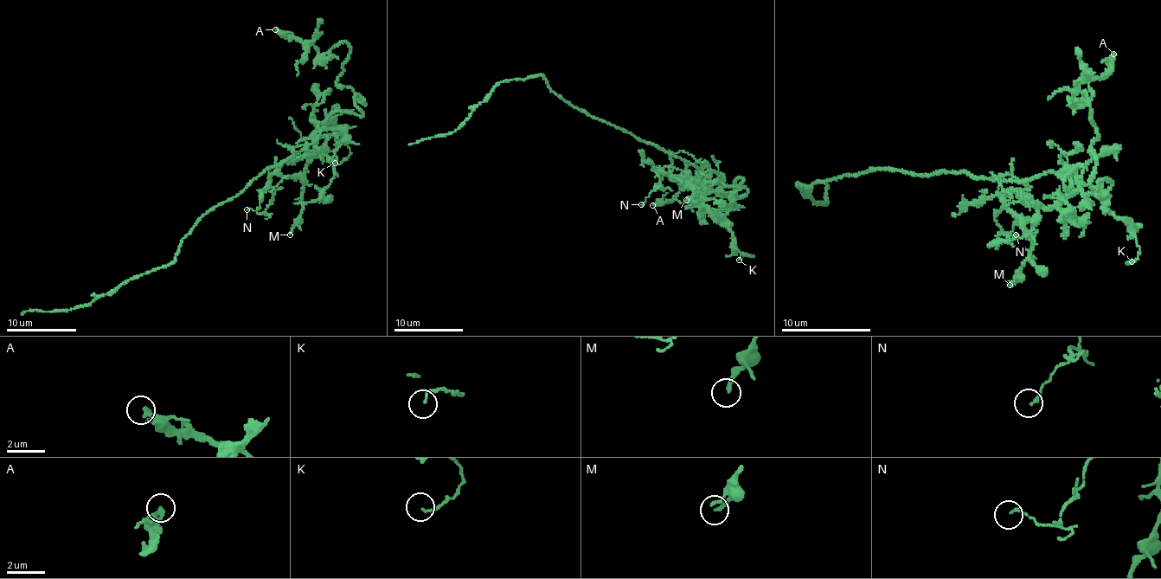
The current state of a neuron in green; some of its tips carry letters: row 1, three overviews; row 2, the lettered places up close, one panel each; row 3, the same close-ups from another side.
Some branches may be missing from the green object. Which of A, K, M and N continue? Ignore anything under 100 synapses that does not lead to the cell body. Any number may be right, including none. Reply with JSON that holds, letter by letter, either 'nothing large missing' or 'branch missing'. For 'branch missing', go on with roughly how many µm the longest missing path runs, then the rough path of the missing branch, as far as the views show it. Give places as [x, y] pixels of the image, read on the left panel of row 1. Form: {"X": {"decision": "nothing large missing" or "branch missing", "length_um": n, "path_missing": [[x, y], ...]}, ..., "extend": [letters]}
{"A": {"decision": "nothing large missing"}, "K": {"decision": "nothing large missing"}, "M": {"decision": "nothing large missing"}, "N": {"decision": "nothing large missing"}, "extend": []}

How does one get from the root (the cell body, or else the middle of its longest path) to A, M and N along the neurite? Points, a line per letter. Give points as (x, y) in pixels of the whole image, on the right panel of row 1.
A: (973, 178), (1068, 173), (1067, 189), (1078, 166), (1087, 184), (1098, 128), (1084, 94), (1113, 54)
M: (973, 178), (1010, 175), (1027, 187), (1022, 196), (1019, 189), (1005, 195), (1031, 237), (1020, 279), (1010, 285)
N: (973, 178), (1010, 175), (1027, 187), (1022, 196), (1019, 189), (1005, 195), (994, 216), (997, 238), (1016, 234)

